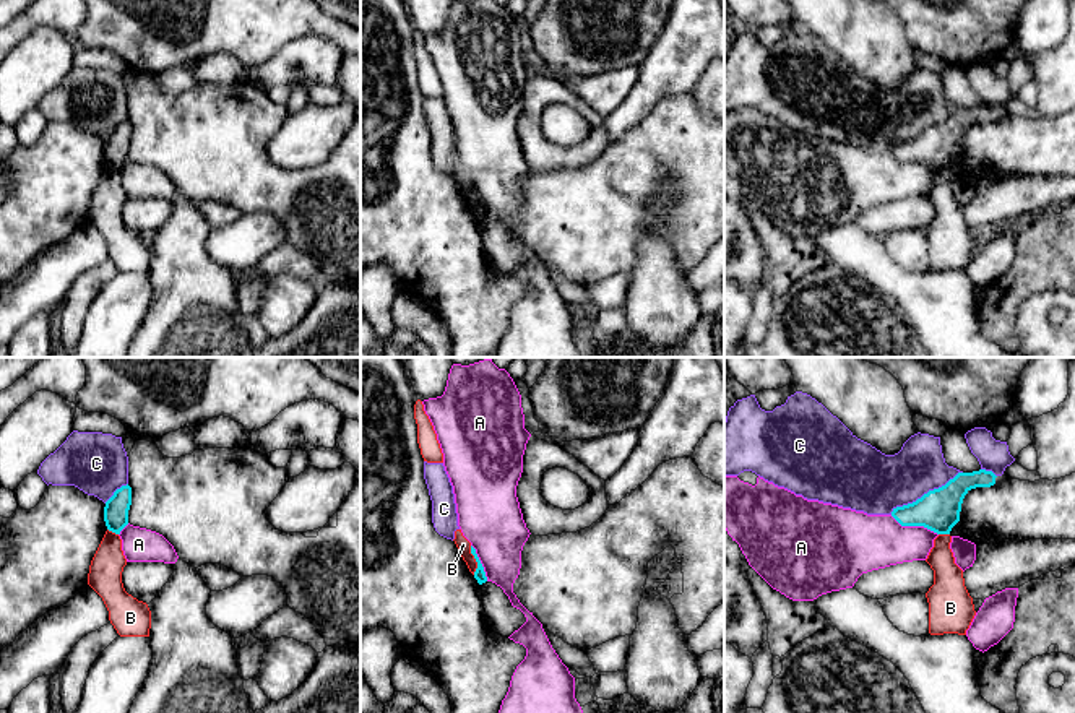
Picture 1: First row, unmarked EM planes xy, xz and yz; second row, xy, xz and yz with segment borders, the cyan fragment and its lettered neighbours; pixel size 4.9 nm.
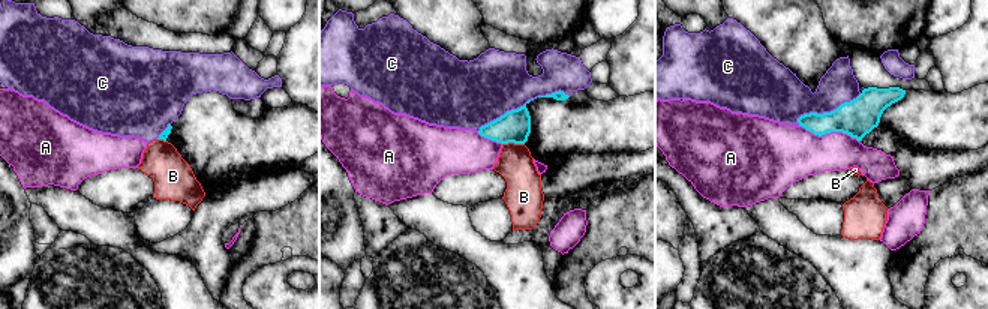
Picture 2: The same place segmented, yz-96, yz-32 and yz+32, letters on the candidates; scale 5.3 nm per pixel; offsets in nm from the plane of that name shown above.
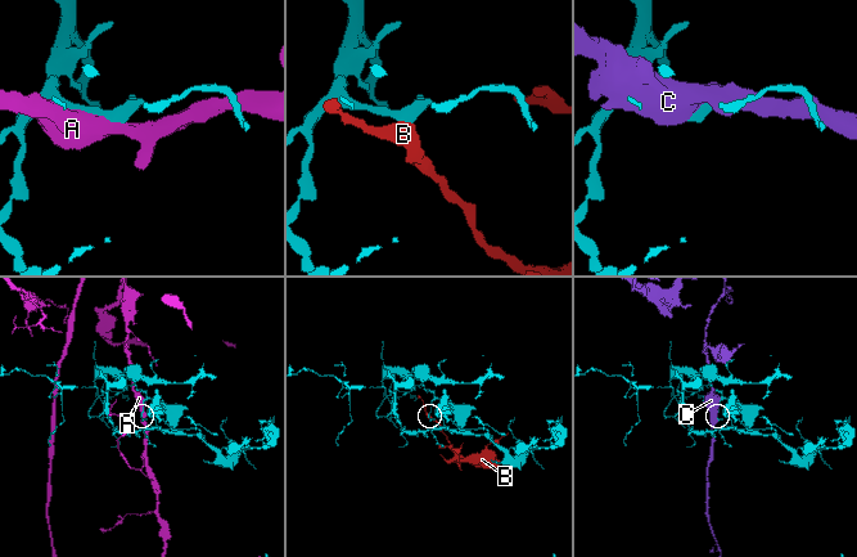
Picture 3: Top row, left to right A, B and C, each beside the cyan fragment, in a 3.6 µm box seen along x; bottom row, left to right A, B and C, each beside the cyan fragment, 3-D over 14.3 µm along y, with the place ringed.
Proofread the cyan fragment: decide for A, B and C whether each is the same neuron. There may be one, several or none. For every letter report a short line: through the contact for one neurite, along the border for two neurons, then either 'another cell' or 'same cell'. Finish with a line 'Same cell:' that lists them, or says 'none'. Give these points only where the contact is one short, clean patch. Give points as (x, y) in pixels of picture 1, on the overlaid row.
A: another cell
B: xz (470, 546), (476, 562), (474, 574) | another cell
C: another cell
Same cell: none

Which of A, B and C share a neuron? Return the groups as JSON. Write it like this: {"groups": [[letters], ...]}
{"groups": [["A"], ["B"], ["C"]]}

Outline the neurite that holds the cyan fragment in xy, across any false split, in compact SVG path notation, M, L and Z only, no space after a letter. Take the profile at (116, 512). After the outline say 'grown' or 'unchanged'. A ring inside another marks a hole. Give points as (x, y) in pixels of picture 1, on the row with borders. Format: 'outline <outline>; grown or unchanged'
outline M122 486L114 492L114 495L106 502L104 521L109 531L120 534L120 531L128 525L128 510L132 505L132 487Z; unchanged

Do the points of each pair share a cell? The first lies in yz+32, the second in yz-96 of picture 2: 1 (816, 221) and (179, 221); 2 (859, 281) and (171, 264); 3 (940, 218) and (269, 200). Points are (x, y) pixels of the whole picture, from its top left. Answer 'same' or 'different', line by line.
1: same
2: same
3: different

